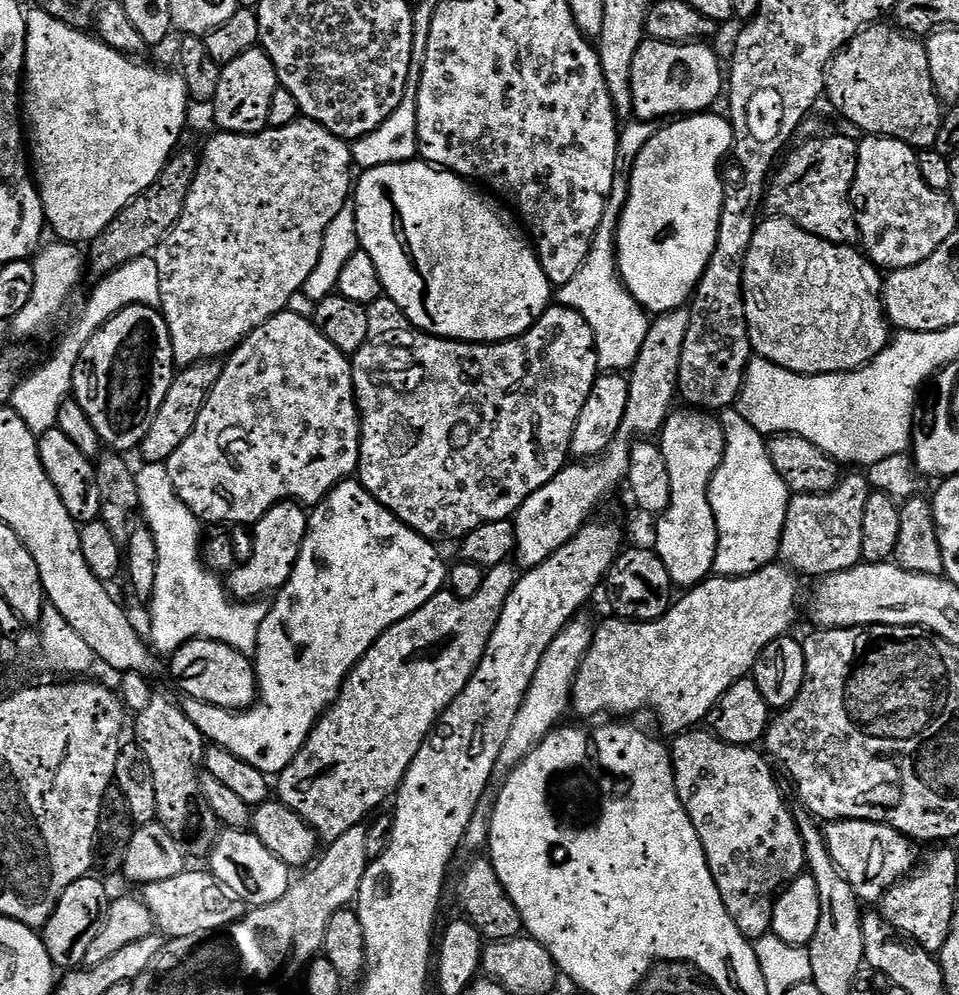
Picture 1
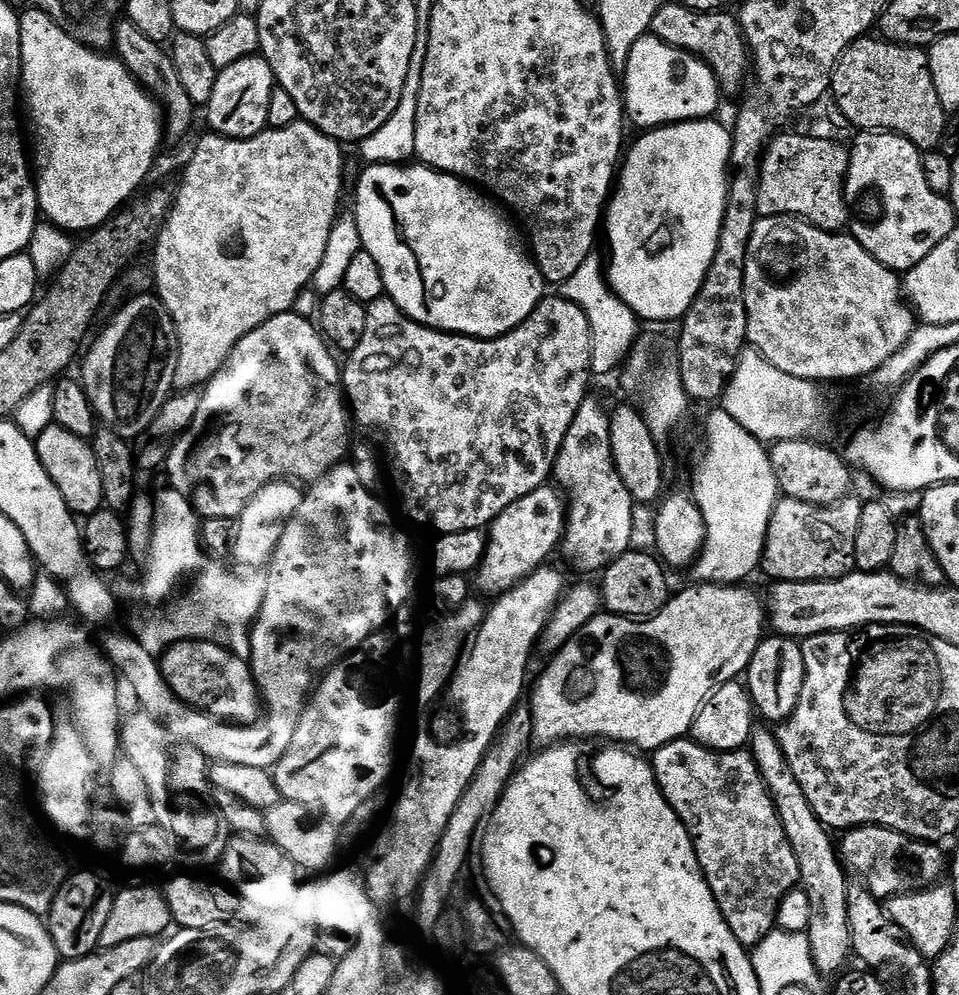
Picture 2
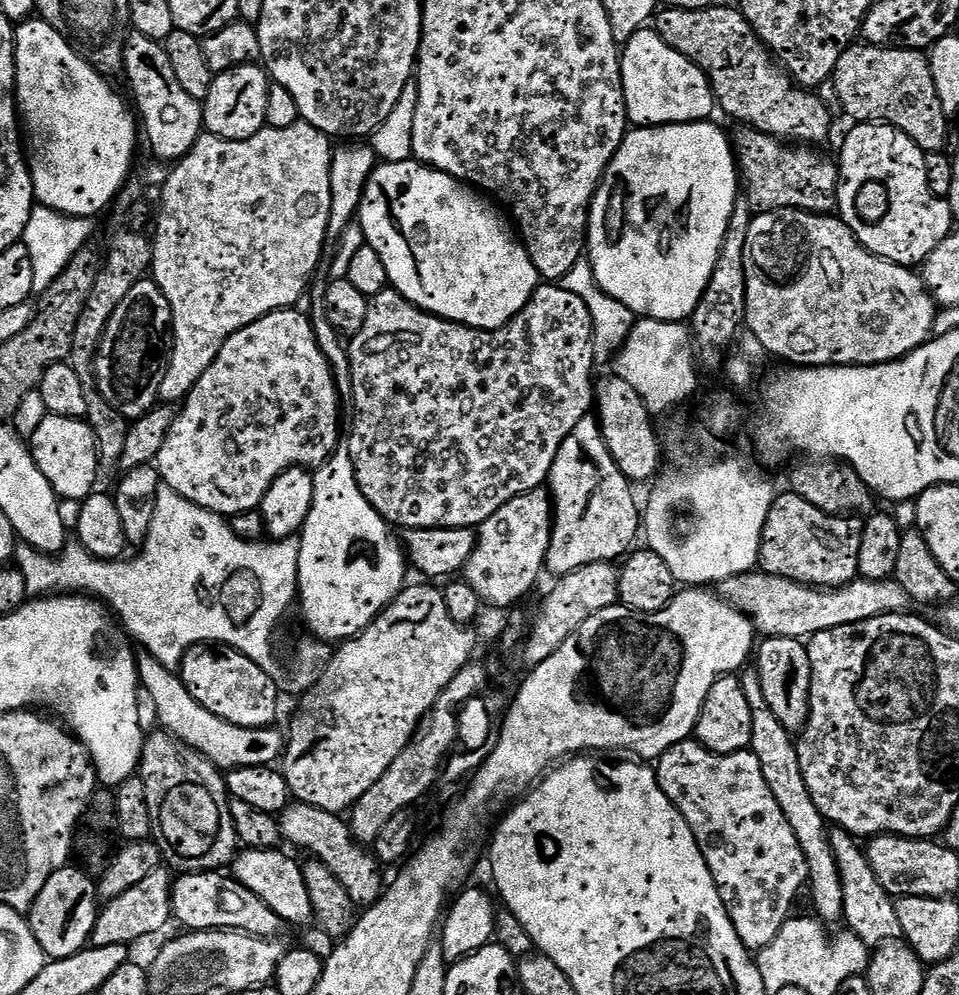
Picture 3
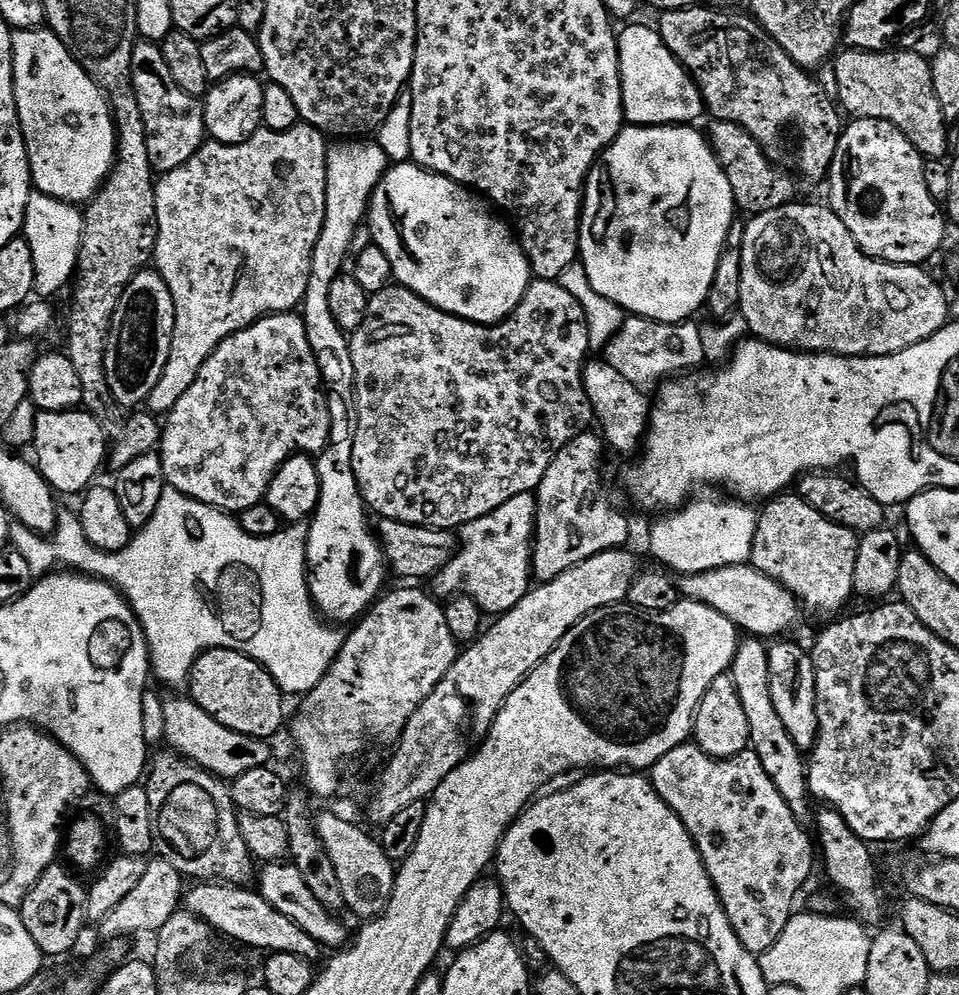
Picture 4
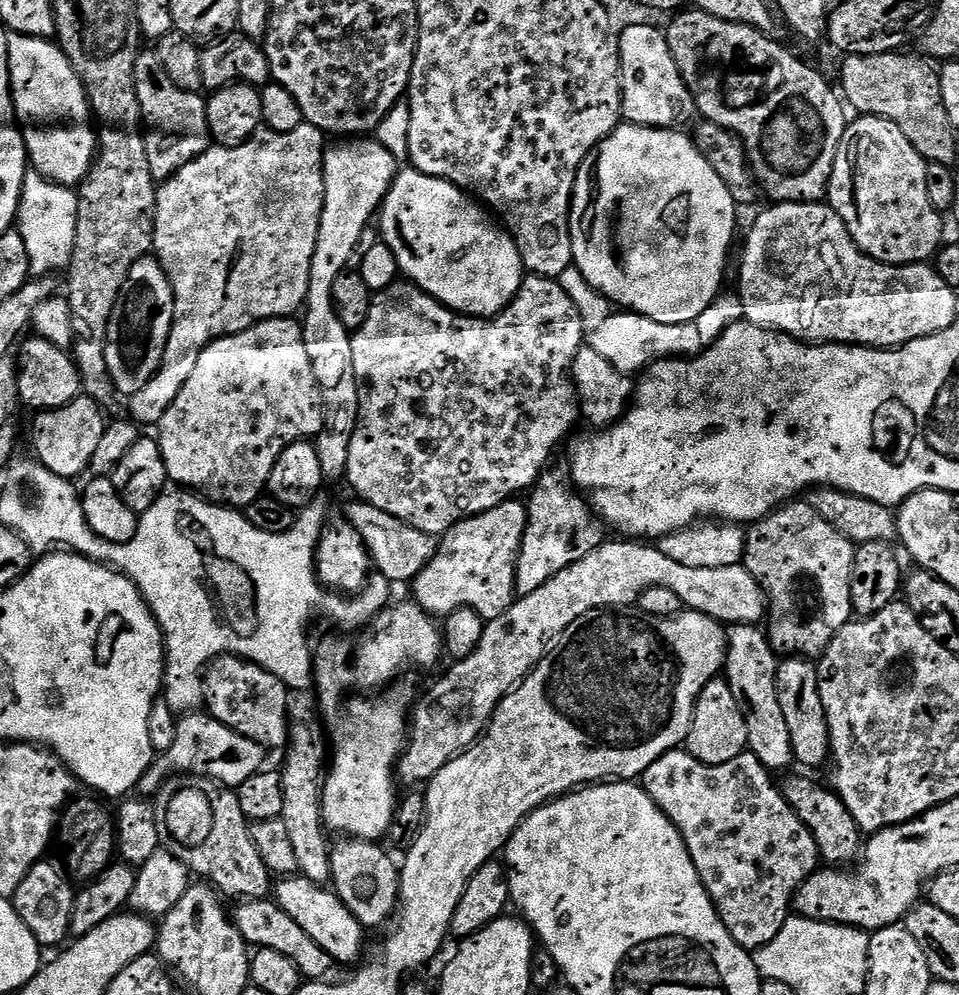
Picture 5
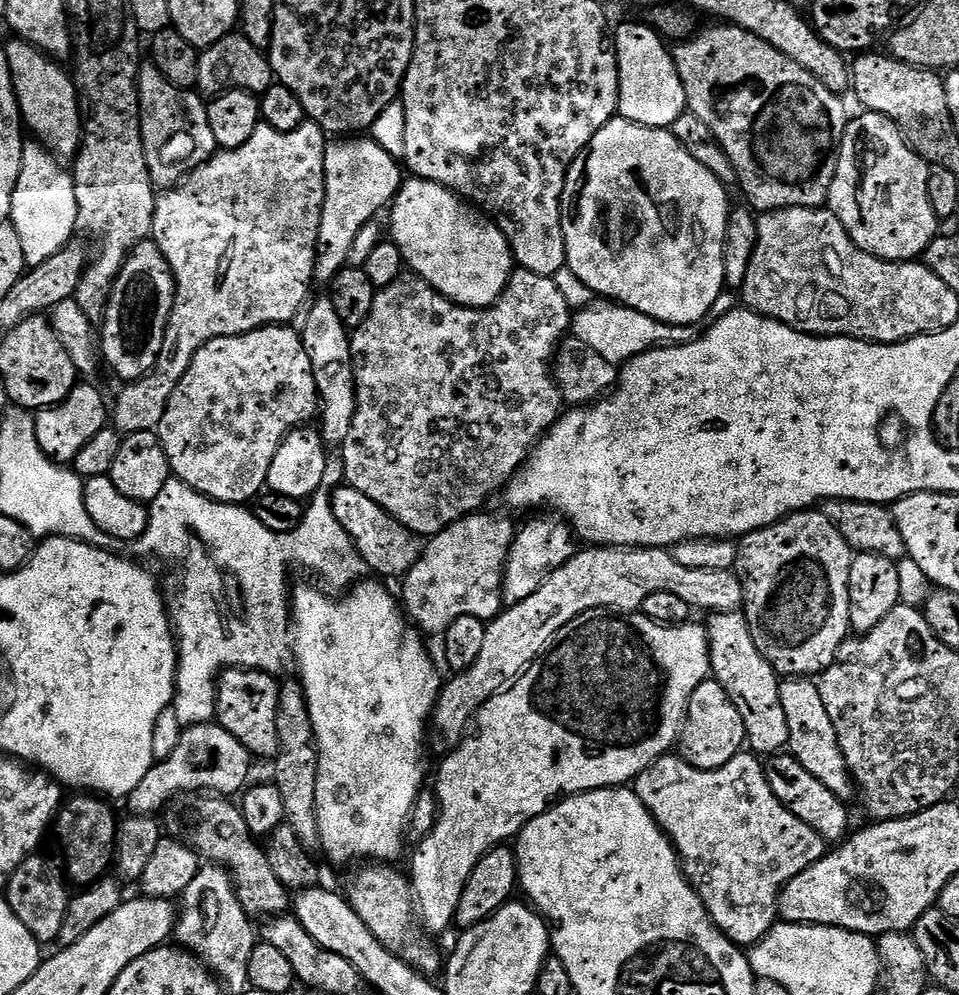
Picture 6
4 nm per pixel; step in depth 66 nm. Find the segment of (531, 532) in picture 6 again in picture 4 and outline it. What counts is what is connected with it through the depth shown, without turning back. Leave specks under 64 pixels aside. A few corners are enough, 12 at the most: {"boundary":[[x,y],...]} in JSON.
{"boundary":[[581,432],[536,488],[545,584],[632,528],[604,489],[605,441]]}

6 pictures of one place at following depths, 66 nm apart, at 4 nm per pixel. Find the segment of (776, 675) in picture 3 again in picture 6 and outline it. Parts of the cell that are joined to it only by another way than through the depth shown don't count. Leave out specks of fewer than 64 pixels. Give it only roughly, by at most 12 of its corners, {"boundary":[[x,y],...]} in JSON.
{"boundary":[[812,678],[781,683],[787,751],[838,799],[858,788]]}

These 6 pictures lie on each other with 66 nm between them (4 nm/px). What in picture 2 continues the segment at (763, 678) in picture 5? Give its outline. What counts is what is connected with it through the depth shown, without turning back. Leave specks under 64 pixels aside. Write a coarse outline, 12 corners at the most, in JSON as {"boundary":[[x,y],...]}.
{"boundary":[[775,731],[750,751],[810,898],[821,977],[853,955],[849,873],[798,786]]}

